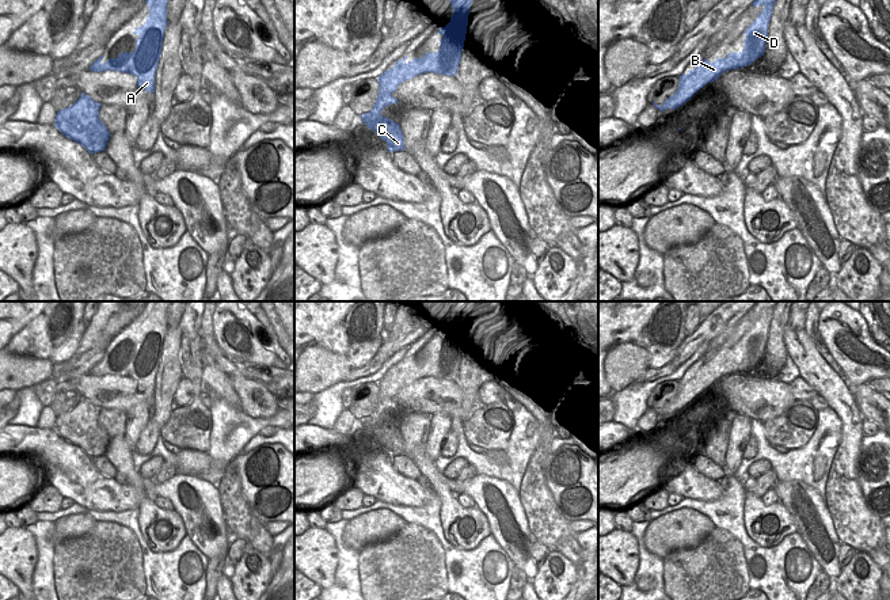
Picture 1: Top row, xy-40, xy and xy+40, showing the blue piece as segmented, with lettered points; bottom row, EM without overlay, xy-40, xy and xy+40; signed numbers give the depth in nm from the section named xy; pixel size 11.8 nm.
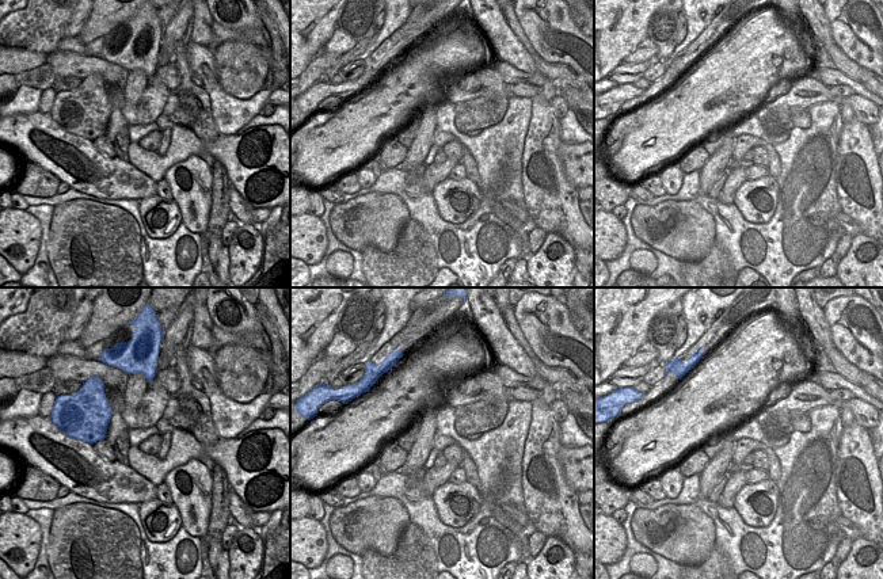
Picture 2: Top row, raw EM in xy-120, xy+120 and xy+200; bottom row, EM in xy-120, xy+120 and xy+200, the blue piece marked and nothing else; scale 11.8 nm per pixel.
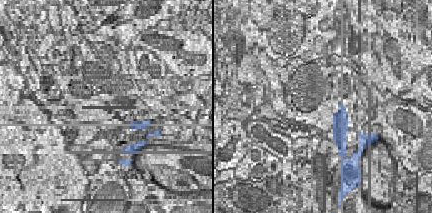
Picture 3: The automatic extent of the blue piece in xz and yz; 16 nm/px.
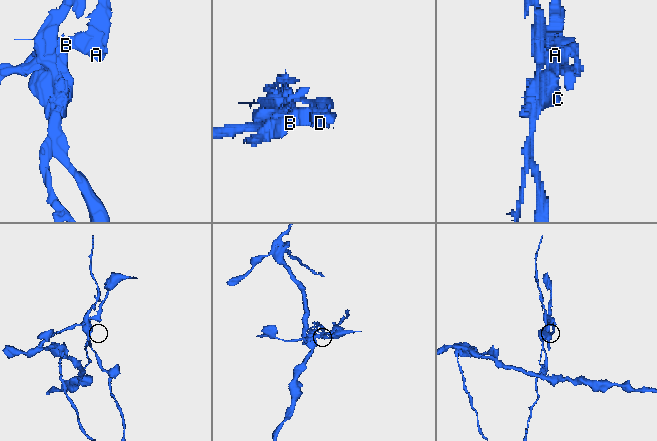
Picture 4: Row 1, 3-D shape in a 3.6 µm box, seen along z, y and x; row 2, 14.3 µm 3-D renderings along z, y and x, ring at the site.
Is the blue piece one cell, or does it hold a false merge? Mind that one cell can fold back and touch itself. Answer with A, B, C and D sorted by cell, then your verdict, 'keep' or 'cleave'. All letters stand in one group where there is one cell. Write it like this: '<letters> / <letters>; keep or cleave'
A B D / C; cleave

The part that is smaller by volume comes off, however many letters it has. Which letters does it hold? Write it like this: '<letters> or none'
A, B, D

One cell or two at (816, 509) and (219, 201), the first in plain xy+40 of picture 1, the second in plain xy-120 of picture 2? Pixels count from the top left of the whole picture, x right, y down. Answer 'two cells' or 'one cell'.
two cells

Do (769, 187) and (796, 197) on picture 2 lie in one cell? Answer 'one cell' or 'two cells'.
two cells

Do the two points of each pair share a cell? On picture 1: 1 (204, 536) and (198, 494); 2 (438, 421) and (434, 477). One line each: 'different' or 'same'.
1: same
2: different

